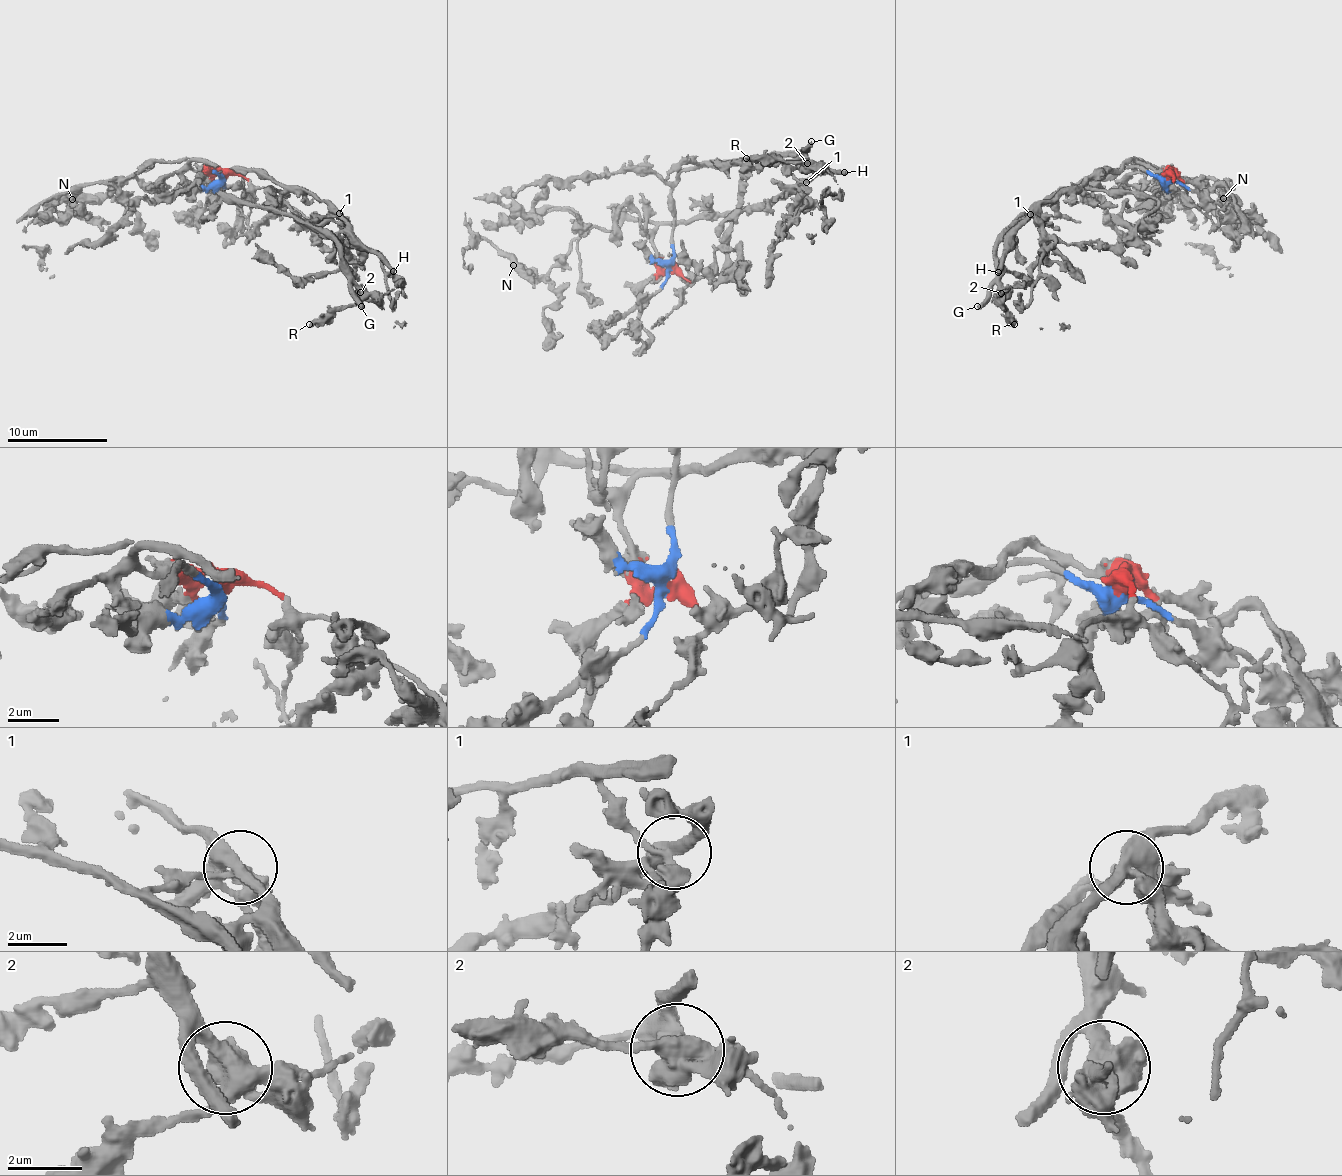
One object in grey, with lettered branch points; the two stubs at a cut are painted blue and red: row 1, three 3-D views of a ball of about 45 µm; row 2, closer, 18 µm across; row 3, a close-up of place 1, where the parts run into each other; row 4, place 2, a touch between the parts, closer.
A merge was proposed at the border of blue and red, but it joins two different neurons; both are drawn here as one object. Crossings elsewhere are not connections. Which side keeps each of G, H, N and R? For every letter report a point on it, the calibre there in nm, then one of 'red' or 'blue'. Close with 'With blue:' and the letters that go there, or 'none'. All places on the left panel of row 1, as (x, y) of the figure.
G: at (361, 306); 360 nm thick; blue
H: at (393, 271); 280 nm thick; red
N: at (72, 199); 600 nm thick; red
R: at (309, 324); 400 nm thick; blue
With blue: G, R

